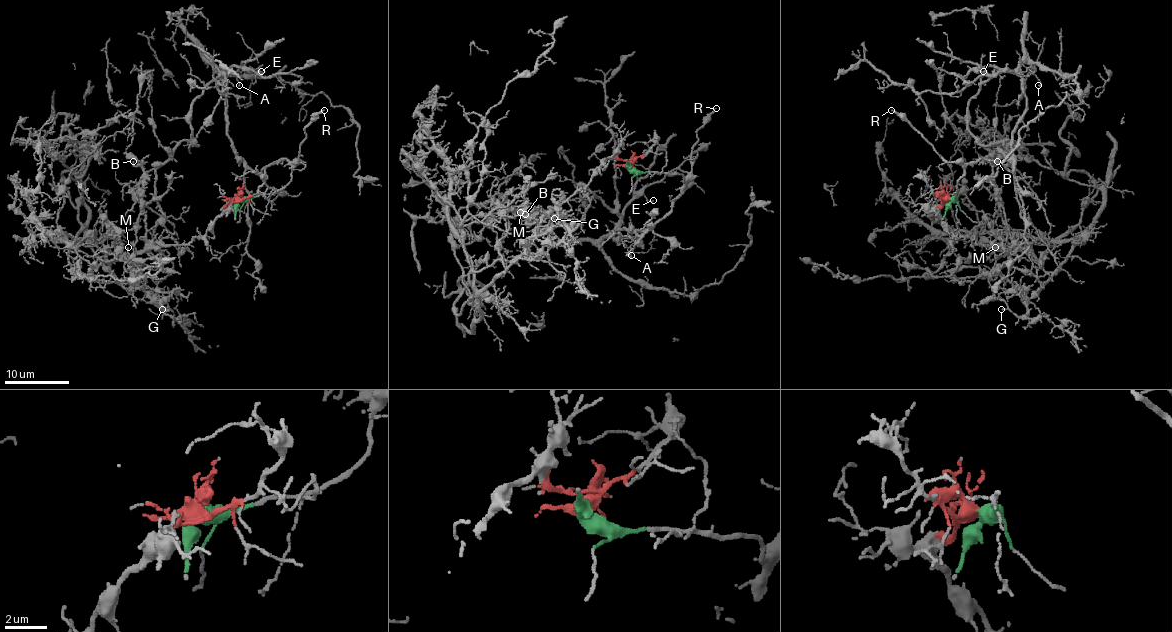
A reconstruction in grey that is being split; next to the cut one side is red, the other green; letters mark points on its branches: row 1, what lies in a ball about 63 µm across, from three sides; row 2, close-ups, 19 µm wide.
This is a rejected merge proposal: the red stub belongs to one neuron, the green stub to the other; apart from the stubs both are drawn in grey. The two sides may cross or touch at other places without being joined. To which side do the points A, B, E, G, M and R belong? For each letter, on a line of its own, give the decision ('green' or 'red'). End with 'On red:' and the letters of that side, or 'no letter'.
A: green
B: red
E: green
G: red
M: red
R: green
On red: B, G, M

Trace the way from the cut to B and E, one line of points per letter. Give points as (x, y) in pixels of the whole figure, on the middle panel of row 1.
B: (629, 167), (615, 154), (608, 157), (584, 186), (543, 218), (538, 231), (535, 210), (525, 215)
E: (629, 167), (682, 176), (684, 184), (652, 228), (620, 229), (618, 242), (621, 212), (640, 196), (653, 200)

